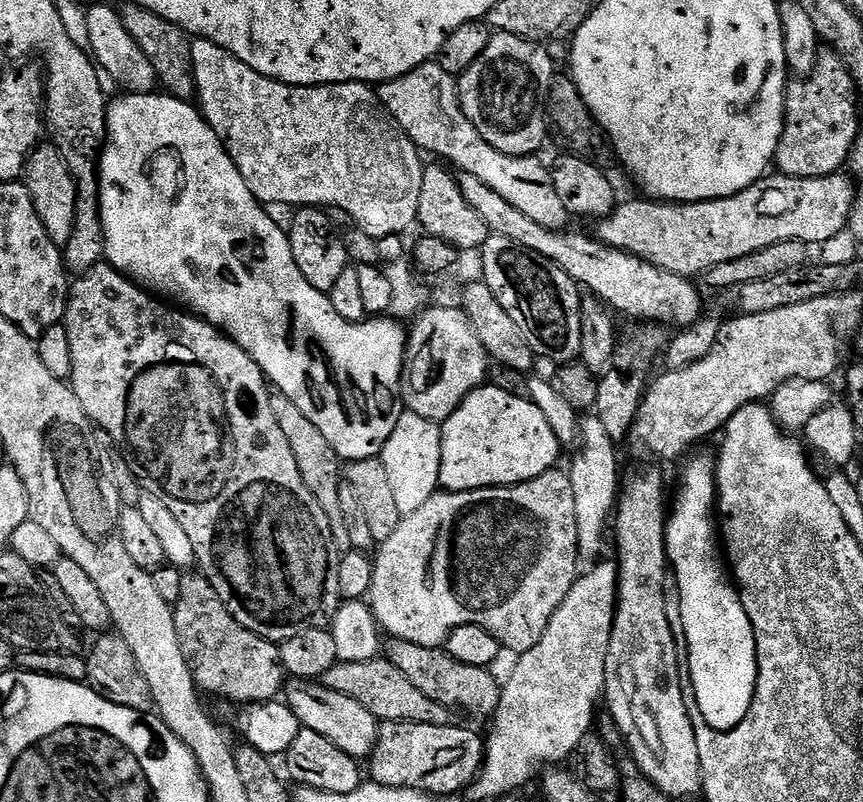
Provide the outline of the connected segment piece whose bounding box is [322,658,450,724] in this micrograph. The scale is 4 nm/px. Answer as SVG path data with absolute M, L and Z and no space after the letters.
M386 658L367 660L366 662L338 662L322 678L322 683L330 690L338 690L338 694L346 694L346 698L354 698L361 706L366 706L370 714L374 714L380 722L403 722L405 724L447 724L450 720L449 709L438 702L426 698L398 666L394 666Z

